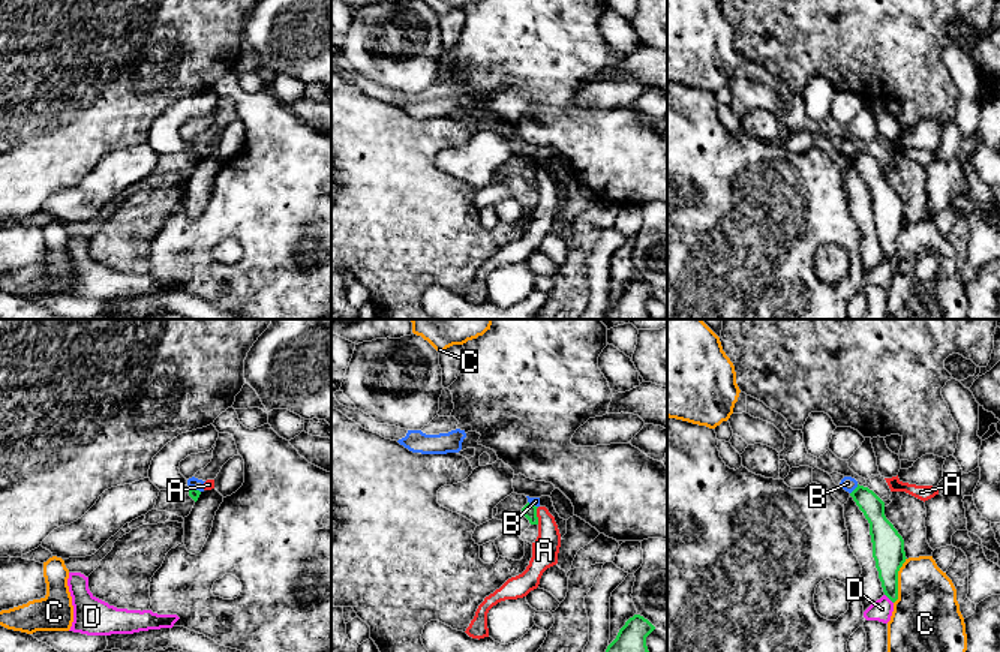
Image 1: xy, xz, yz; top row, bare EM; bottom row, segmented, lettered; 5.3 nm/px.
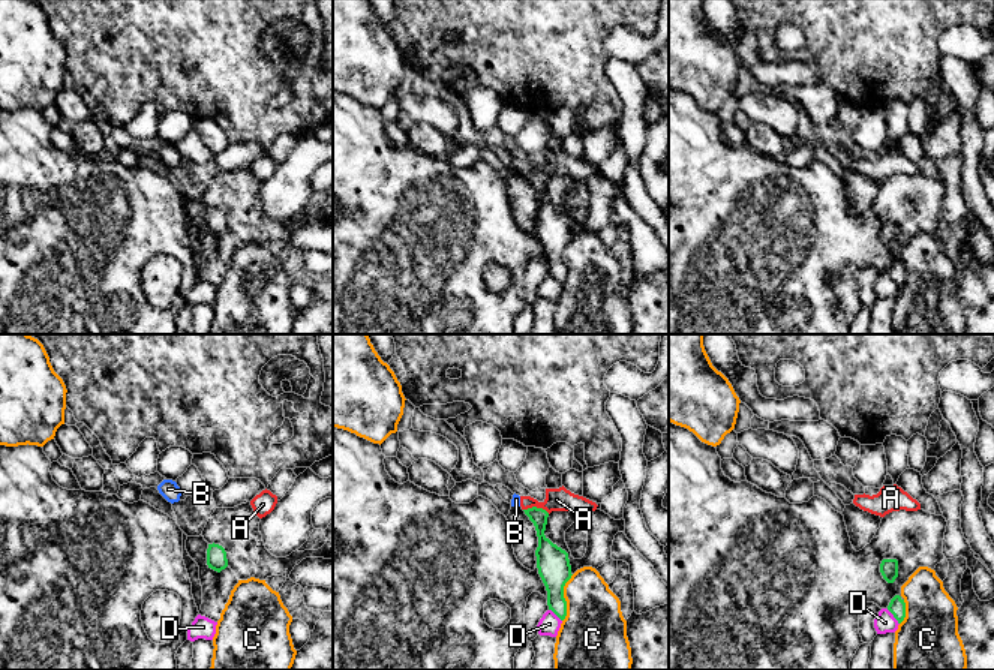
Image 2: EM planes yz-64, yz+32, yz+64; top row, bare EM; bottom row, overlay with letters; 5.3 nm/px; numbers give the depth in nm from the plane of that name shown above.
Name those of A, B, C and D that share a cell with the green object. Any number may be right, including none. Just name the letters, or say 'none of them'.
none of them

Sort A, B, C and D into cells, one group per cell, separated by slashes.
A B / C / D

